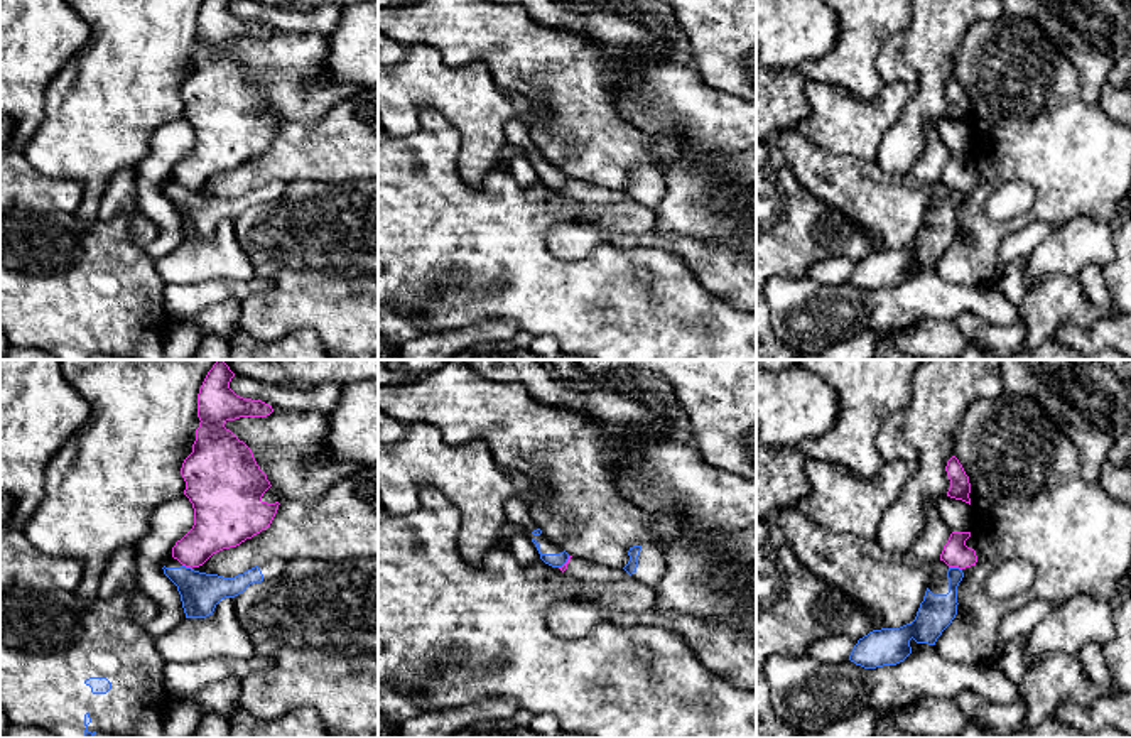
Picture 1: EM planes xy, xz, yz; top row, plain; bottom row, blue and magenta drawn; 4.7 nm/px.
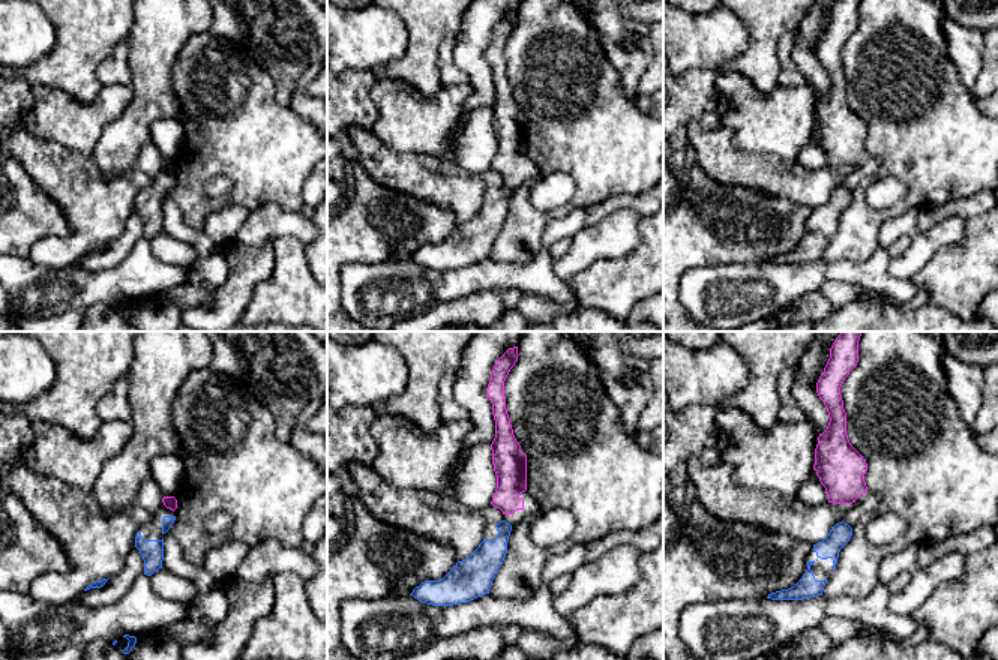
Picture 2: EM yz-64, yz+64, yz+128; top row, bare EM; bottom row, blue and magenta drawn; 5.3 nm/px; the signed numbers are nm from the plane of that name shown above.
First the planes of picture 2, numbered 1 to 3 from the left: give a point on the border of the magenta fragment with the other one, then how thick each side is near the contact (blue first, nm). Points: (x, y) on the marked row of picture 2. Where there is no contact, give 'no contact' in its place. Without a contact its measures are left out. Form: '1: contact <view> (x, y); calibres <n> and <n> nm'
1: no contact
2: no contact
3: no contact

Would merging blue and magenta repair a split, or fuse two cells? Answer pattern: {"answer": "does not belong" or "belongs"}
{"answer": "does not belong"}

